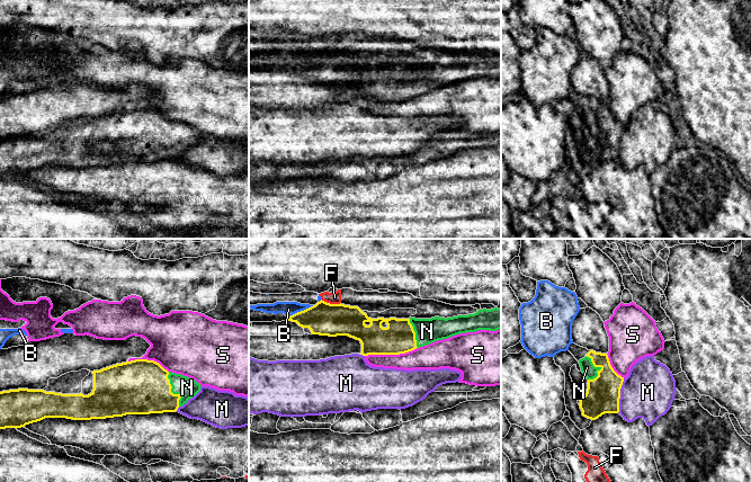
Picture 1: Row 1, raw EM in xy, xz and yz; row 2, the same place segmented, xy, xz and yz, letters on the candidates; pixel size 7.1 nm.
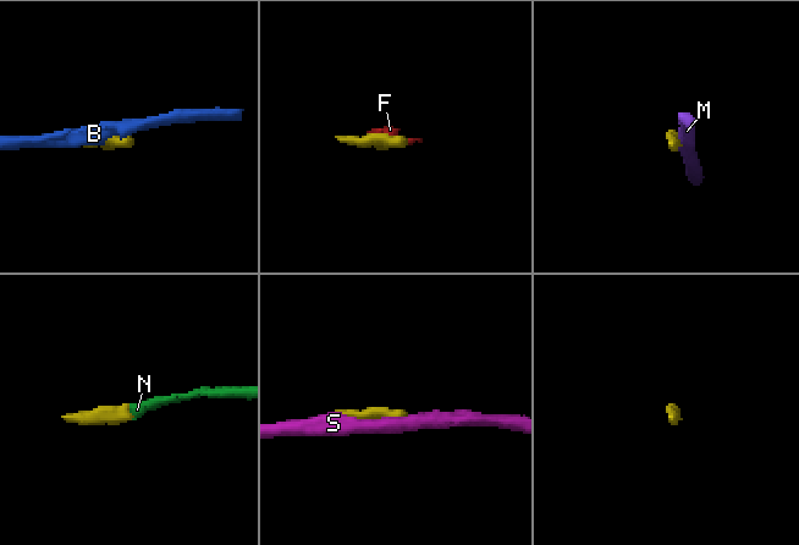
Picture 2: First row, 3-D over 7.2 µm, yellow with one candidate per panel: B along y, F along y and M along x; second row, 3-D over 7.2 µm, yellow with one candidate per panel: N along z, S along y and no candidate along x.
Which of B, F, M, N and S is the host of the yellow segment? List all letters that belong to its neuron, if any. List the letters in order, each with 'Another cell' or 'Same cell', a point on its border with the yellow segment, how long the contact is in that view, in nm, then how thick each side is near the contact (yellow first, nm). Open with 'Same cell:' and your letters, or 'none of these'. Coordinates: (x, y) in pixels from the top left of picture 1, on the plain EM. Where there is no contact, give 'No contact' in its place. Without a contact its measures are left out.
Same cell: N
B: Another cell. Touches yellow at xz (301, 59). Shared border 220 nm. Thickness 240 nm (yellow) against 100 nm
F: Another cell. Touches yellow at xz (331, 52). Shared border 150 nm. Thickness 240 nm (yellow) against 80 nm
M: Another cell. Touches yellow at yz (619, 143). Shared border 260 nm. Thickness 240 nm (yellow) against 380 nm
N: Same cell. Touches yellow at xy (170, 139). Shared border 260 nm. Thickness 400 nm (yellow) against 150 nm
S: Another cell. Touches yellow at xz (391, 101). Shared border 380 nm. Thickness 220 nm (yellow) against 170 nm

